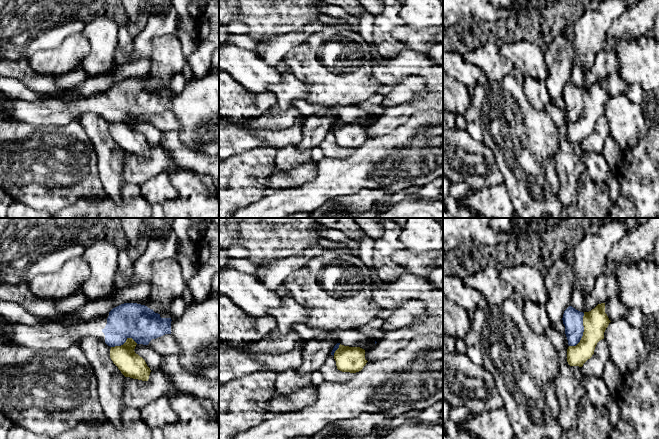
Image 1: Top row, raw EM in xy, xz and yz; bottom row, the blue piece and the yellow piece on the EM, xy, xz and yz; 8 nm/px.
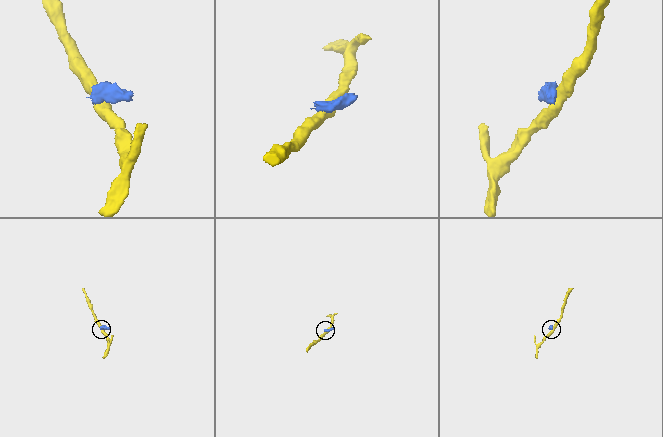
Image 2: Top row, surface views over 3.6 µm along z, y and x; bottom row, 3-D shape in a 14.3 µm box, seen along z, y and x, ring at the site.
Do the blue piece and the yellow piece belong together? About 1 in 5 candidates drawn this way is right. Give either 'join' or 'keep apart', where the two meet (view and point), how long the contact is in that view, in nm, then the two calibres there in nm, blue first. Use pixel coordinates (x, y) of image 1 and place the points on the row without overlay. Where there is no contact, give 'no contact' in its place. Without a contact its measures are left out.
keep apart; meets blue in yz at (583, 107); contact 300 nm long; 160 nm thick on the blue side, 200 nm on the other

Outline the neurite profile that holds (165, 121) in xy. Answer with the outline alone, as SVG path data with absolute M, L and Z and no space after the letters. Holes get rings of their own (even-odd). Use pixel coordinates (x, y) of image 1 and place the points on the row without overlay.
M165 110L152 115L148 122L164 133L168 131L179 131L182 128L181 122L171 110Z

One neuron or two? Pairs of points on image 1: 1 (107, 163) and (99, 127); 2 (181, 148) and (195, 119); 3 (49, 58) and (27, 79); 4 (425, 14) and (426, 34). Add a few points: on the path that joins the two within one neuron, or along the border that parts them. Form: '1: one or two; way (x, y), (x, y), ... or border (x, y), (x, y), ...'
1: one; way (107, 154), (107, 149), (100, 136)
2: two; border (177, 131), (180, 139), (186, 145), (204, 153)
3: two; border (27, 60), (35, 70), (52, 76)
4: two; border (432, 25), (426, 28), (413, 29)

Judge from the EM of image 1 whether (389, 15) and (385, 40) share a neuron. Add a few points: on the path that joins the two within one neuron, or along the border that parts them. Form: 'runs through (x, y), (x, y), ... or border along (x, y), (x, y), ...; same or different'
runs through (387, 21), (385, 23), (385, 34); same

